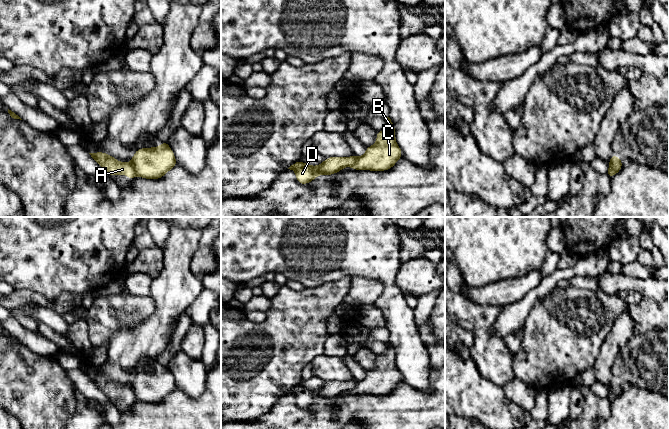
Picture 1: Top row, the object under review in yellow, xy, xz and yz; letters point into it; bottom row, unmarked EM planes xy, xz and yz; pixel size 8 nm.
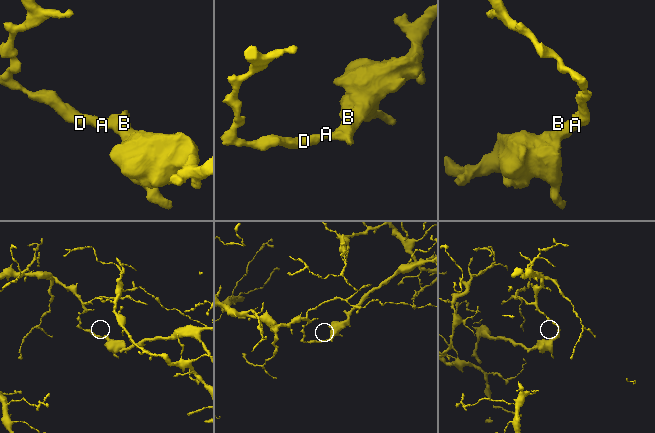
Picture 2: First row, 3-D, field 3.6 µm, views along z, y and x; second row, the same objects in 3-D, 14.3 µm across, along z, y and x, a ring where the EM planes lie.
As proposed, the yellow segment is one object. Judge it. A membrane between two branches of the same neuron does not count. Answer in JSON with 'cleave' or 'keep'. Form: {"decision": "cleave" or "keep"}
{"decision": "cleave"}

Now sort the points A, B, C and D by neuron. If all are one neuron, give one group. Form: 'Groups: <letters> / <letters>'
Groups: A D / B C

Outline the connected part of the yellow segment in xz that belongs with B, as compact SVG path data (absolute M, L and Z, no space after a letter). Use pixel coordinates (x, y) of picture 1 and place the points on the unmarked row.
M389 341L385 344L387 352L377 356L376 367L368 370L363 380L357 381L352 393L384 395L392 392L402 381L402 375L395 365L394 348Z

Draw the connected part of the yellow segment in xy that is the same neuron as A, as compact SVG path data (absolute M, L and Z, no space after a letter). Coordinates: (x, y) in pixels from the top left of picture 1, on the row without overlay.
M102 376L89 378L109 399L116 400L125 398L130 403L136 400L131 387L119 386L114 381Z

